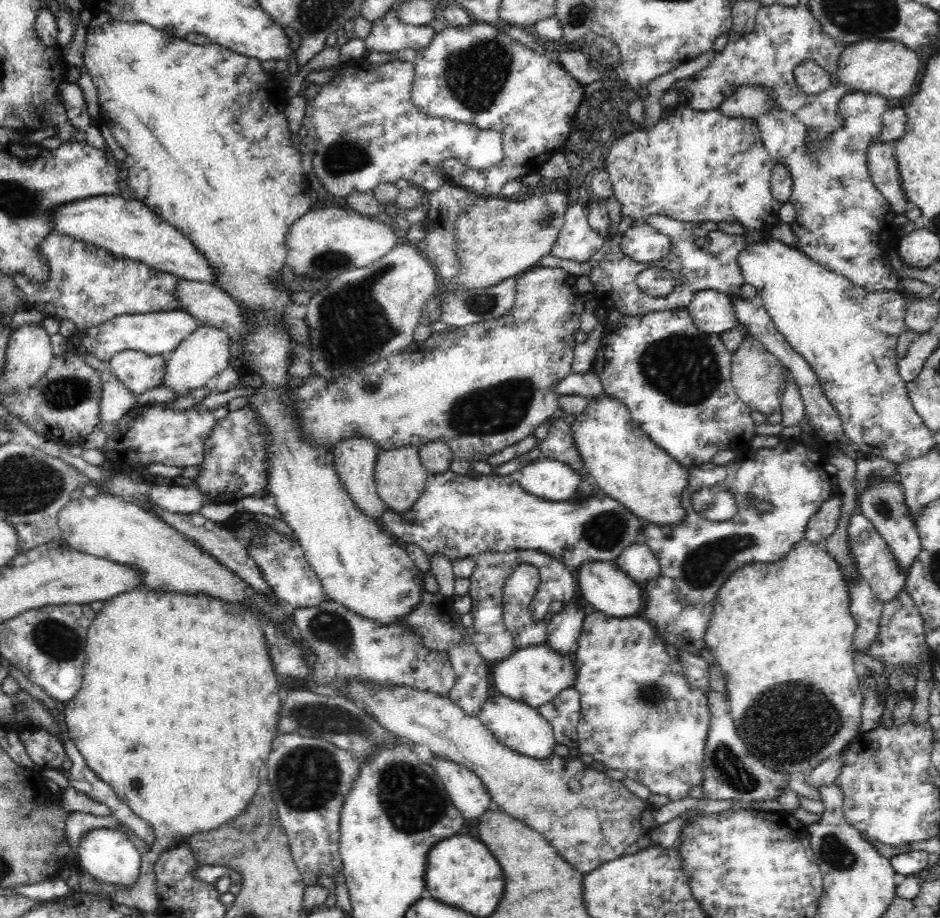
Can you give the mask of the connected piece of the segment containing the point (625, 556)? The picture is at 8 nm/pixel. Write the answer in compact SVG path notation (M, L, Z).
M641 542L630 544L615 560L620 569L640 584L653 579L660 571L660 561Z

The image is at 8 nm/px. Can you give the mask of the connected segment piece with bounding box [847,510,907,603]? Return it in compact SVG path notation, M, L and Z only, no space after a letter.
M858 510L851 514L847 531L849 547L859 574L868 581L874 597L883 603L892 602L906 586L906 571L902 571L898 559L895 558L884 538L881 538L879 530L876 530L872 522Z

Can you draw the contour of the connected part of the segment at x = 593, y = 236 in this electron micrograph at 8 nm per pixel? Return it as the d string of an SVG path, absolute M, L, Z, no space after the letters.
M576 203L565 211L562 230L551 248L551 255L562 260L588 262L601 244L601 234L589 225L588 213Z

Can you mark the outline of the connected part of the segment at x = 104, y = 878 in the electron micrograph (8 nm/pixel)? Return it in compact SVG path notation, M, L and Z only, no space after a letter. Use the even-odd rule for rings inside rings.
M93 827L81 835L76 854L83 870L98 882L113 884L118 890L132 887L139 879L141 868L140 852L134 842L123 831L111 827Z

